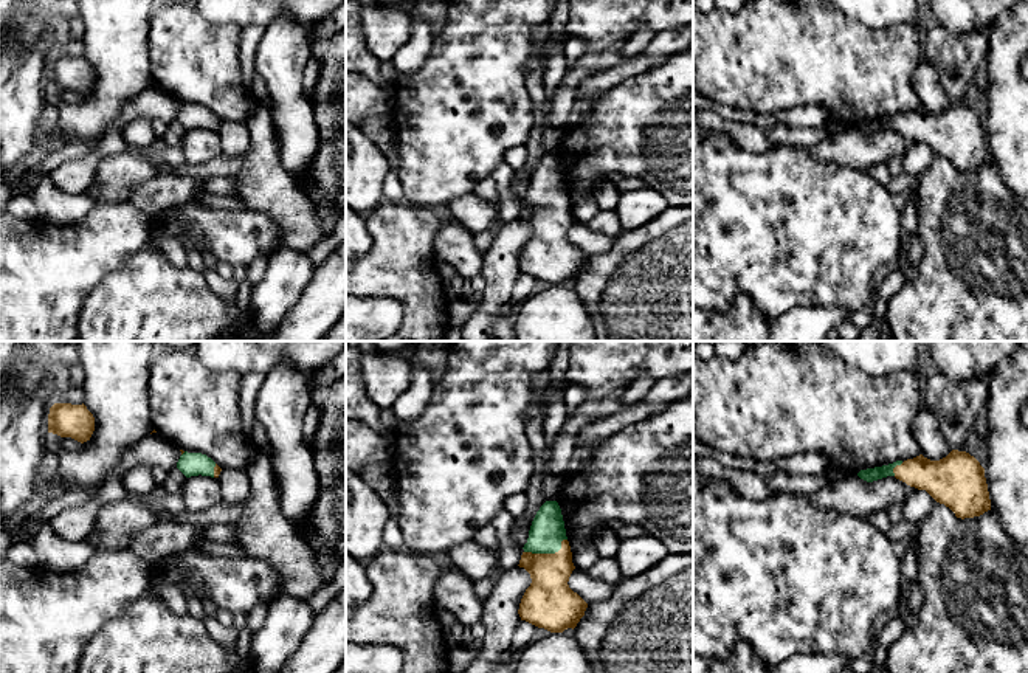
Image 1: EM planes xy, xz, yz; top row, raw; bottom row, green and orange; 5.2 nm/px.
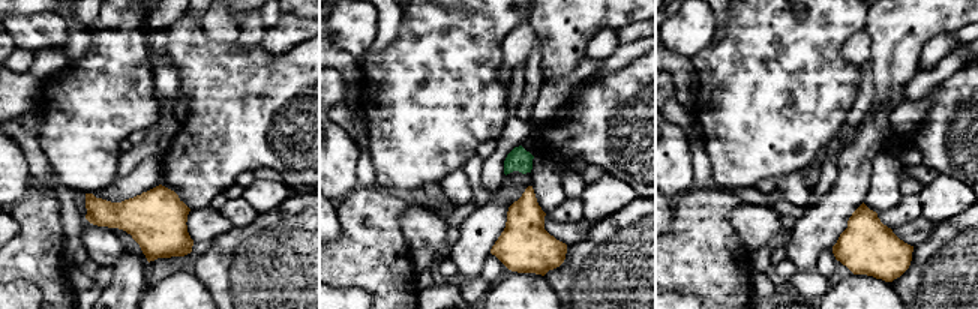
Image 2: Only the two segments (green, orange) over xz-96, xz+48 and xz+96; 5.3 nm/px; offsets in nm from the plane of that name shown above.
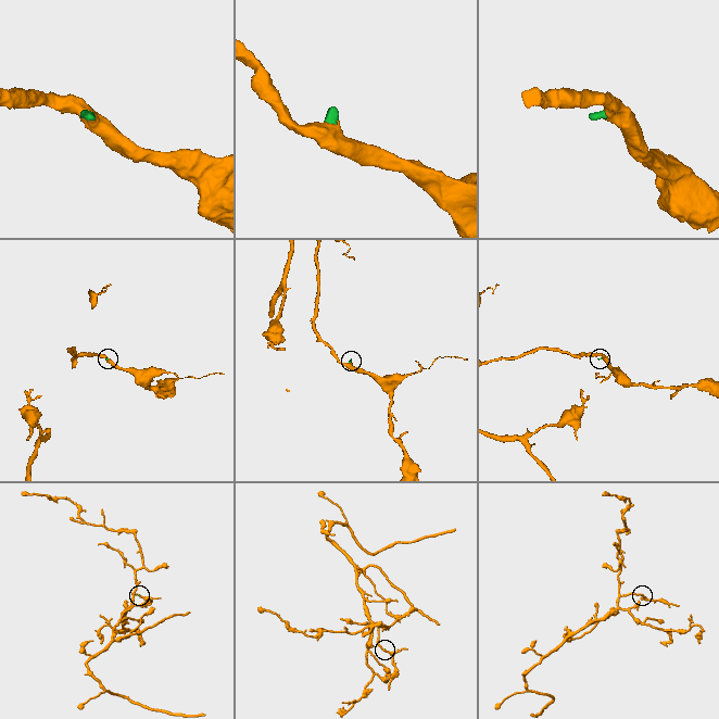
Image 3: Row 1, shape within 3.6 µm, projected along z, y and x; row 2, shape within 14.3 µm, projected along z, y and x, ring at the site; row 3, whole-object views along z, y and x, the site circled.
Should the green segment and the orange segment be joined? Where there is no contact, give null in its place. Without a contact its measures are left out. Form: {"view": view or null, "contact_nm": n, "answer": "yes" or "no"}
{"view": "xz", "contact_nm": 240, "answer": "yes"}

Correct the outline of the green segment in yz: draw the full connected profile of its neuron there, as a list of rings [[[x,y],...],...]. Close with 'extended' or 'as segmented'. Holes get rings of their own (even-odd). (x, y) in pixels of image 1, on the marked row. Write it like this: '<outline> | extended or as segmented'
[[[952,450],[940,461],[919,454],[904,462],[861,470],[857,476],[867,482],[895,476],[910,487],[926,490],[961,519],[991,510],[985,468],[966,451]]] | extended

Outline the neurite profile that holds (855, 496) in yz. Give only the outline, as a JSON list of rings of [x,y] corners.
[[[828,476],[826,485],[814,495],[808,495],[806,499],[814,507],[868,518],[892,506],[902,506],[910,488],[910,485],[895,476],[887,476],[873,482],[867,482],[859,476],[847,476],[840,481]]]

